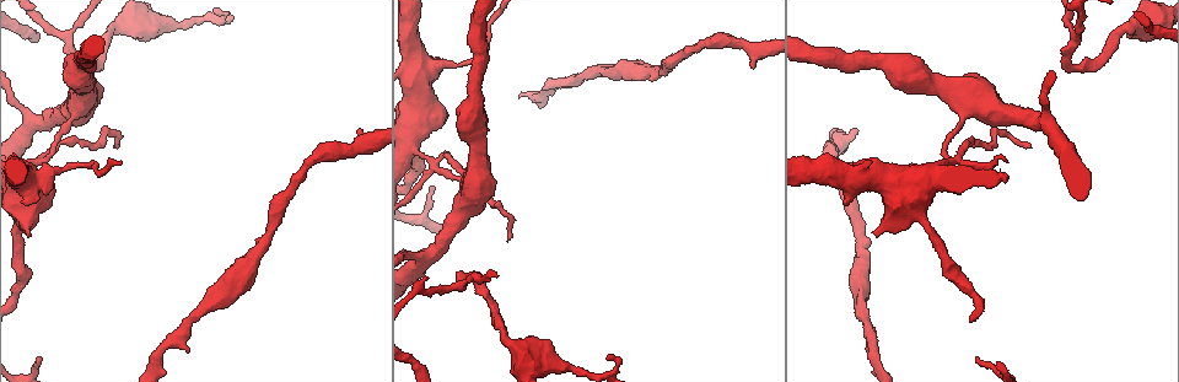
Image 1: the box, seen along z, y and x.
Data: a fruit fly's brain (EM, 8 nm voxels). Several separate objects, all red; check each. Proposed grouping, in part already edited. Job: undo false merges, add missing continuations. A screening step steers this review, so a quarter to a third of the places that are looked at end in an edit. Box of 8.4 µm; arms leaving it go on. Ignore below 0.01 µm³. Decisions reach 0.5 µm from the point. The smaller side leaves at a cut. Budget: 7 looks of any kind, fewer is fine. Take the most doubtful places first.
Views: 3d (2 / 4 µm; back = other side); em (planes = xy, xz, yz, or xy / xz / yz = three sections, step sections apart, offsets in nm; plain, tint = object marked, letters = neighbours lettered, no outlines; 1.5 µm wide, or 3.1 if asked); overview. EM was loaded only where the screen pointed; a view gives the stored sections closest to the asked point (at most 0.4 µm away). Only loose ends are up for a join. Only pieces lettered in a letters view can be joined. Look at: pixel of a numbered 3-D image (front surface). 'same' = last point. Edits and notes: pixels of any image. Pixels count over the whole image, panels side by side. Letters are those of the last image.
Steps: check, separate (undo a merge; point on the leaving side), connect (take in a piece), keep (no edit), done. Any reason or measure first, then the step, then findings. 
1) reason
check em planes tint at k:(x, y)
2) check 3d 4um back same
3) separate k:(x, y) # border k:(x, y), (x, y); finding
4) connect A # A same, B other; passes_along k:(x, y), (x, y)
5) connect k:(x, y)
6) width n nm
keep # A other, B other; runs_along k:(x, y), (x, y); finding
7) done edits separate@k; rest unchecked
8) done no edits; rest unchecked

small branch off a trunk
check 3d 4um at 1:(952, 162)

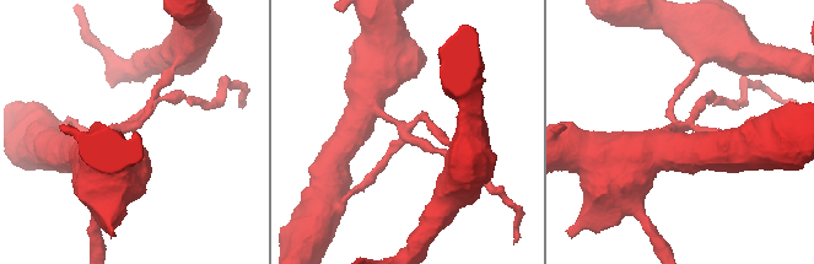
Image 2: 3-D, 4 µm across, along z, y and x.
check em xy step 8 tint at 2:(405, 126)

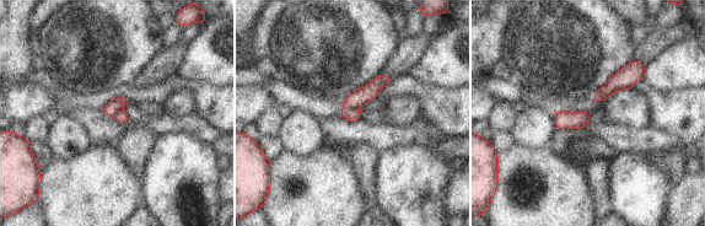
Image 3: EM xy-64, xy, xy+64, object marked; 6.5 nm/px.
check em planes letters same

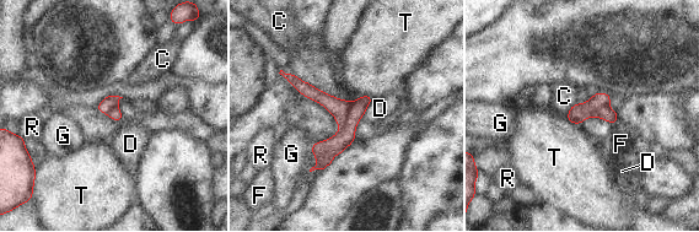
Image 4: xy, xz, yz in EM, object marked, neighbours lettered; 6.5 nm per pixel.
separate 4:(324, 151) # C other, D other, F other, G other, R other, T other; part_leaving 4:(367, 98), (348, 133), (320, 166); two cells meet here

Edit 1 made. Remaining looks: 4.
tapers out
check 3d 4um at 1:(975, 357)

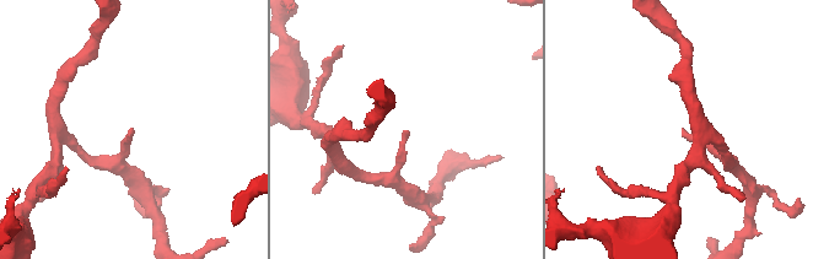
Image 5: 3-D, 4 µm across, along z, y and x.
need the tissue
check em xz step 4 letters at 5:(406, 131)

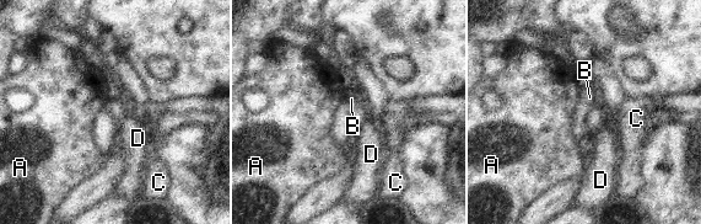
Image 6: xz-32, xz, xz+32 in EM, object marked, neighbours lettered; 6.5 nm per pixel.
another direction
check em xy step 8 letters same

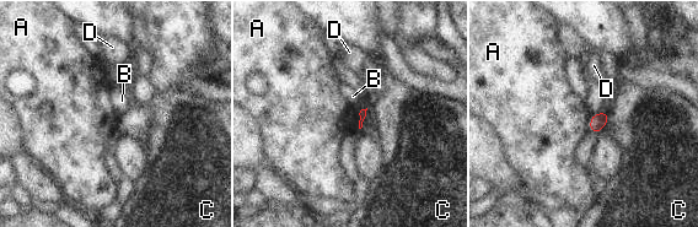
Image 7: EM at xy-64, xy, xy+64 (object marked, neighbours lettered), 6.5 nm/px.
keep # A other, B other, C other, D other; no lettered piece goes on from it

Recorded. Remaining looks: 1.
done edits separate@4; rest unchecked

